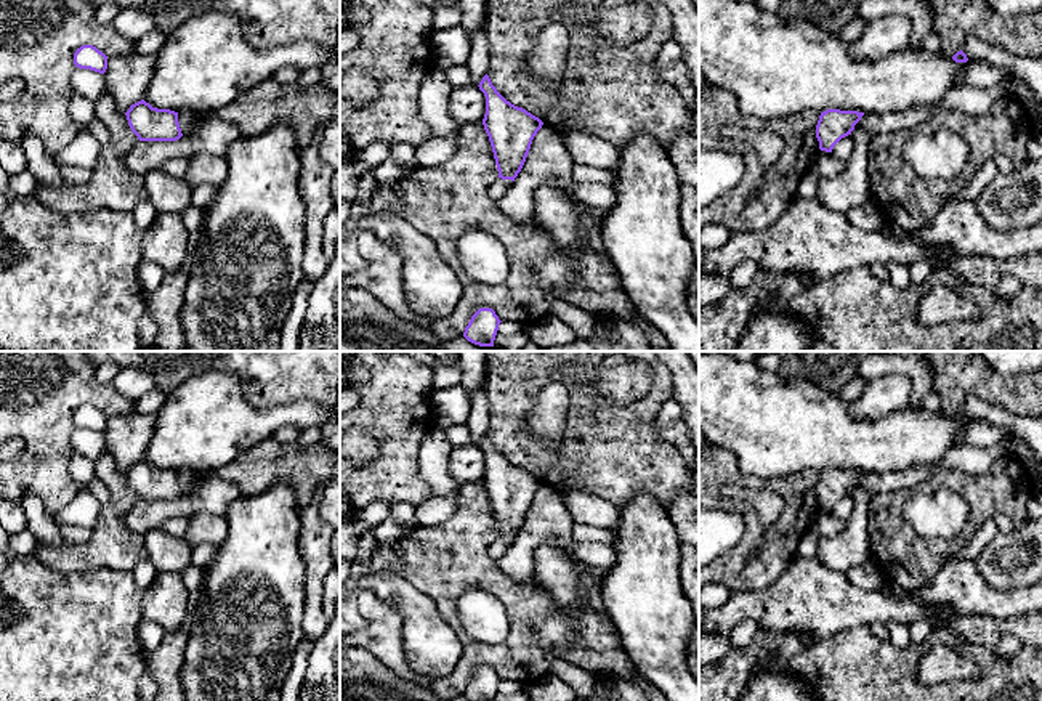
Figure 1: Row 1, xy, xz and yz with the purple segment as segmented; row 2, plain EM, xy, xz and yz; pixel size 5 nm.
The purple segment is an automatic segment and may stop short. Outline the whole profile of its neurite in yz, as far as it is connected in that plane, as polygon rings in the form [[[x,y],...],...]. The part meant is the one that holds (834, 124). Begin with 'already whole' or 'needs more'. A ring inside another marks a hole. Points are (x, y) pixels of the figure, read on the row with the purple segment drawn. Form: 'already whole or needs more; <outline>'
already whole; [[[827,109],[821,112],[816,125],[816,138],[819,149],[832,152],[834,146],[845,136],[851,135],[854,125],[861,120],[864,112]]]

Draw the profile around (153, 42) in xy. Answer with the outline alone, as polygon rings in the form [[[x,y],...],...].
[[[154,29],[135,42],[135,53],[157,53],[167,38],[168,34]]]

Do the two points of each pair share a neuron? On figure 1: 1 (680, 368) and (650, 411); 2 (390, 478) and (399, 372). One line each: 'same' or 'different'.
1: different
2: same

